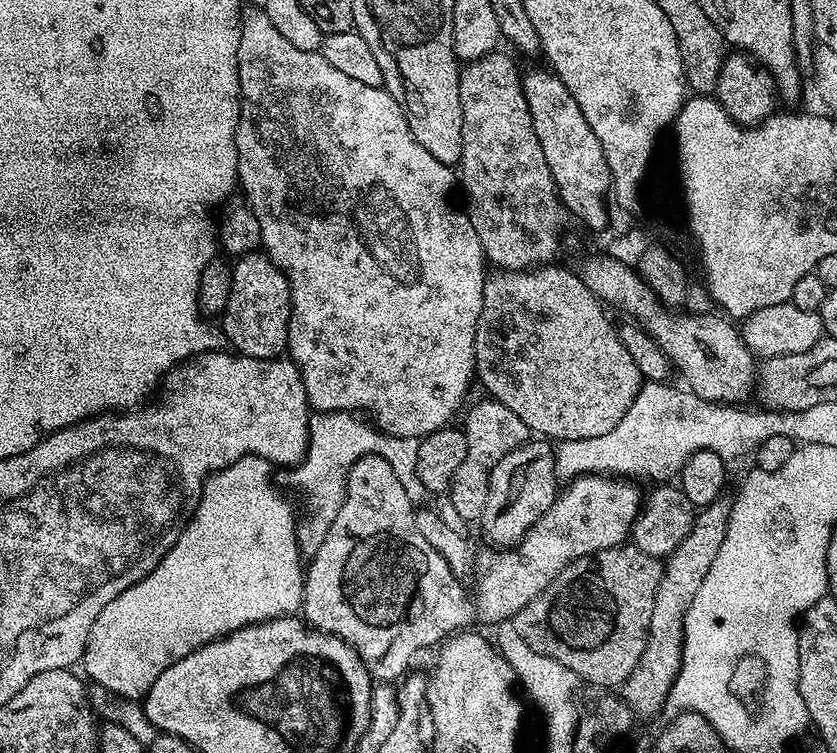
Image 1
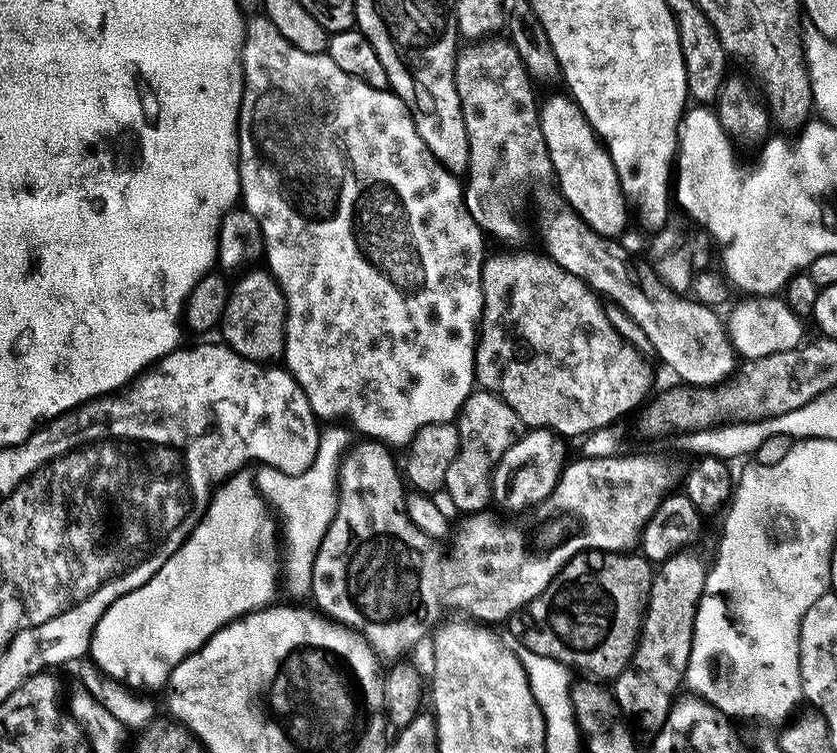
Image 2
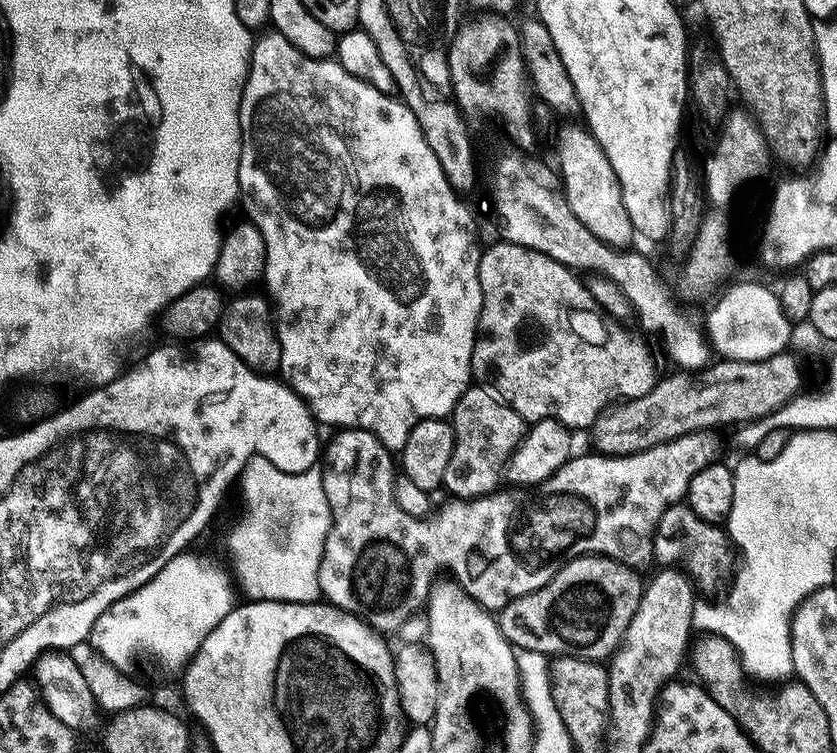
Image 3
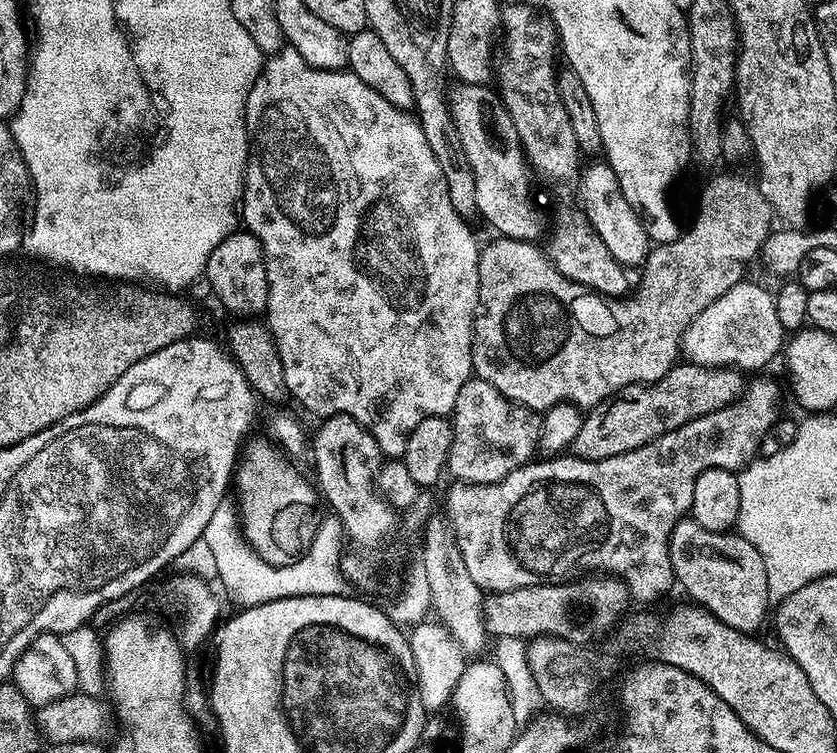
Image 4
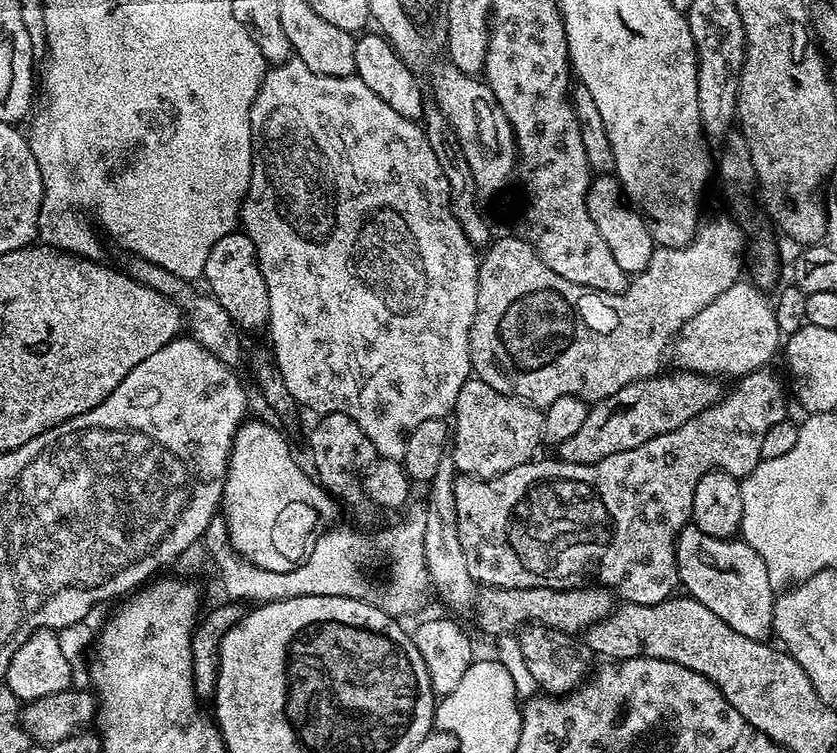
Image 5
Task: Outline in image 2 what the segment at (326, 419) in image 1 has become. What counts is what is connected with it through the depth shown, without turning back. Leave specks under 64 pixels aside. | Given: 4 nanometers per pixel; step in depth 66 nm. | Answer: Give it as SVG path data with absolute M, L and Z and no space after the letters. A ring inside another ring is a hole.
M344 426L325 427L318 454L305 472L291 476L285 472L273 471L272 480L276 484L268 484L262 488L267 503L276 507L276 512L284 523L284 584L296 596L303 592L304 595L311 593L314 558L330 522L336 517L336 482L340 458L349 443L347 431L349 429Z

